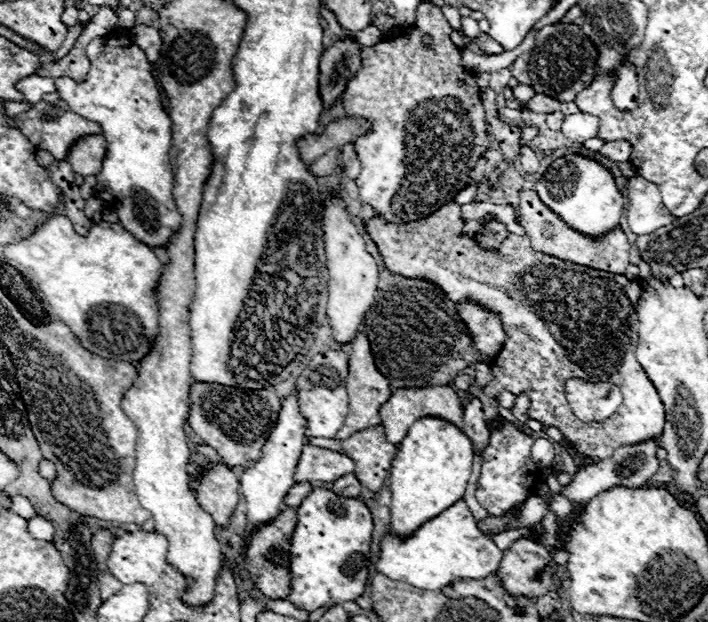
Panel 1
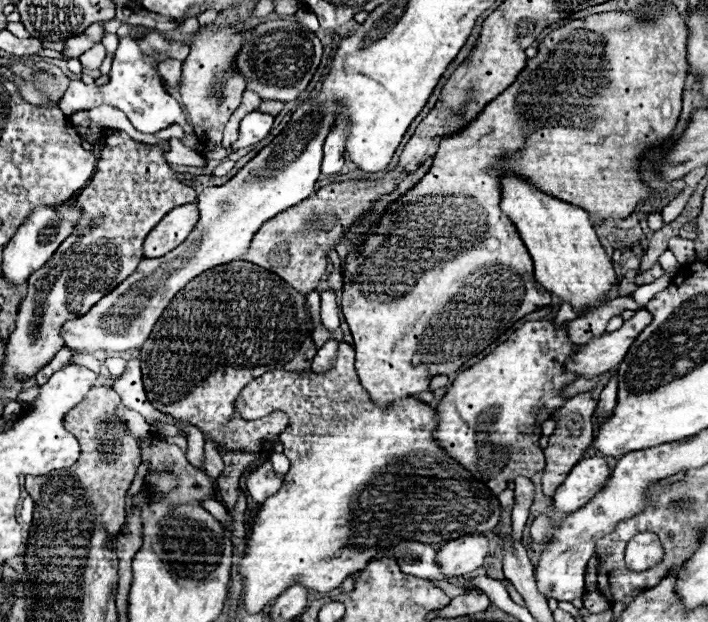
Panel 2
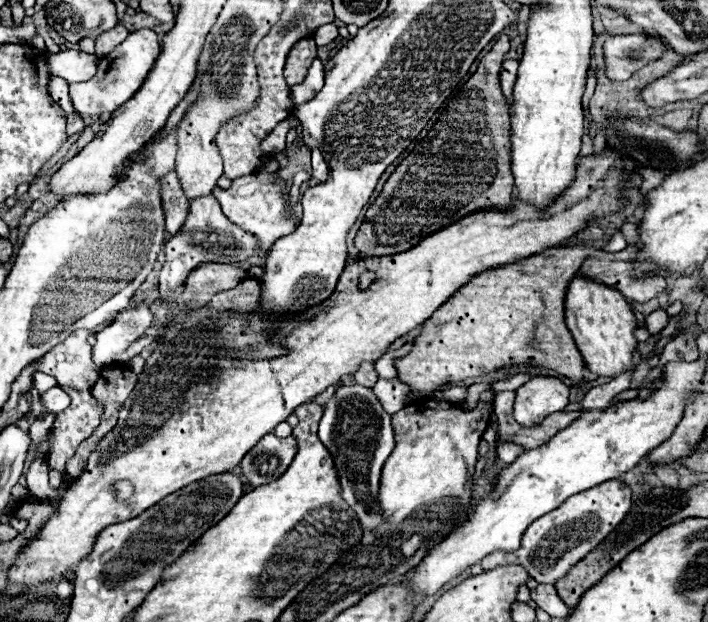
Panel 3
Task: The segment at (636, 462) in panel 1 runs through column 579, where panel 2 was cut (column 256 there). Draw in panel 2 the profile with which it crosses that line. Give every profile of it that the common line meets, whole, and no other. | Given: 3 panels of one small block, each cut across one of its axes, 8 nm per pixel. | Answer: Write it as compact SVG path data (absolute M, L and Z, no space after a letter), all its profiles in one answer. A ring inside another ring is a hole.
M264 462L262 466L258 466L250 474L250 478L248 478L248 492L258 504L262 504L266 498L274 496L280 490L280 484L282 484L282 476L278 476L272 470L270 462Z

